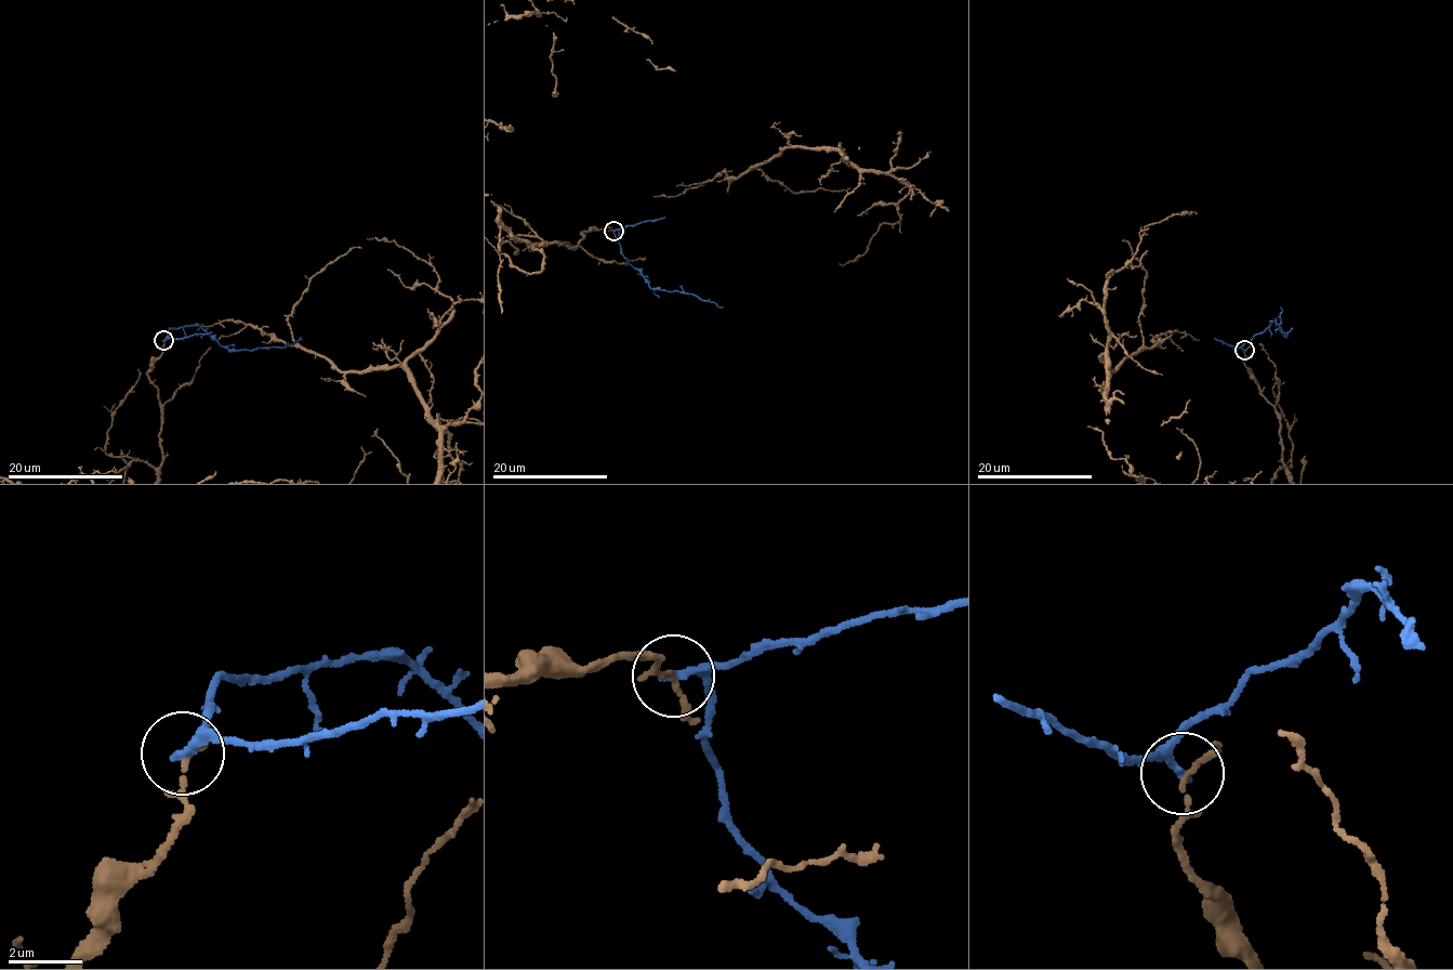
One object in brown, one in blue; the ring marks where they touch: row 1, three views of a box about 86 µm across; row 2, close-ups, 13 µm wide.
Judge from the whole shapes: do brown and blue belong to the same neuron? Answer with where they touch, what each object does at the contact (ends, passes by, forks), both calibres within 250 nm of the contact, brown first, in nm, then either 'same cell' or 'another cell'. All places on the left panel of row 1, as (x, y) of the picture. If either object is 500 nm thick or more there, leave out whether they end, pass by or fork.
place (163, 340); brown forks; blue passes by; calibres 110 and 190 nm; another cell

